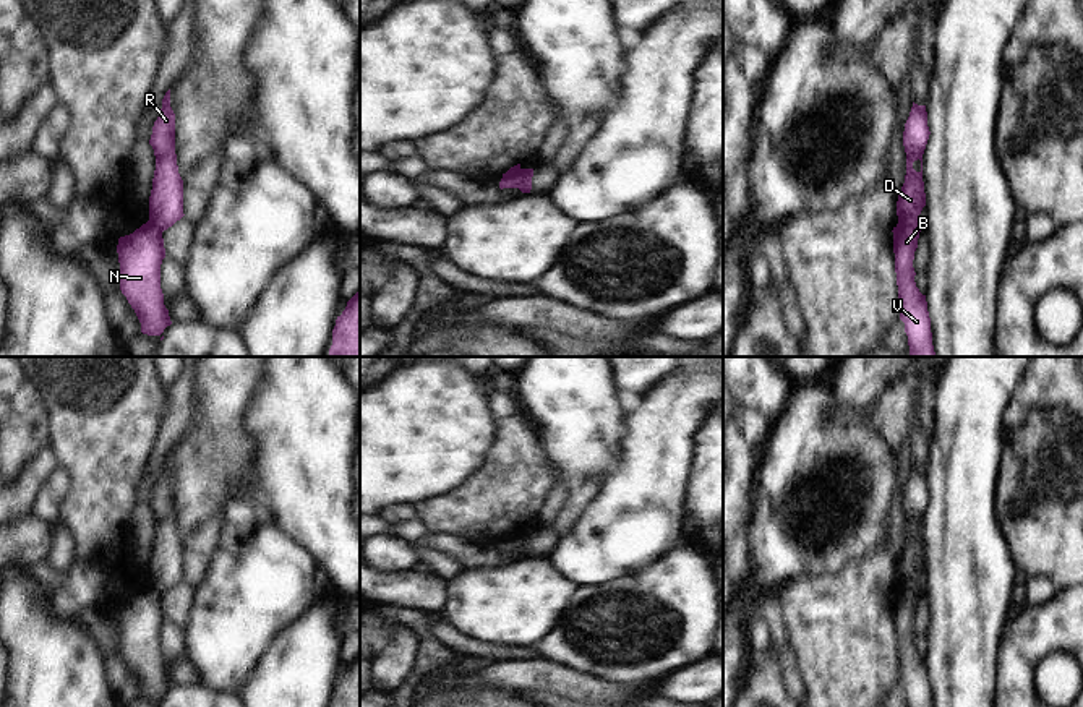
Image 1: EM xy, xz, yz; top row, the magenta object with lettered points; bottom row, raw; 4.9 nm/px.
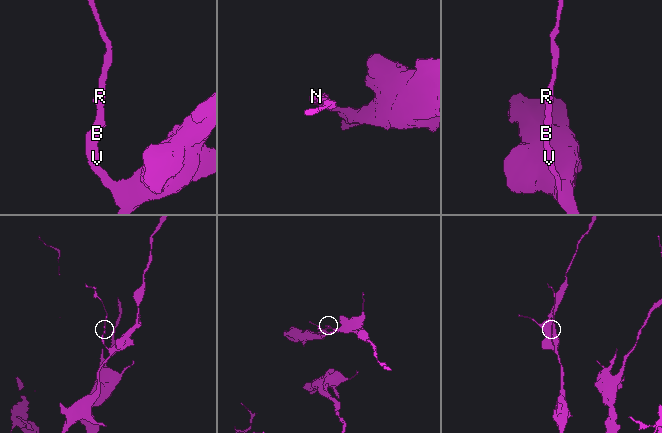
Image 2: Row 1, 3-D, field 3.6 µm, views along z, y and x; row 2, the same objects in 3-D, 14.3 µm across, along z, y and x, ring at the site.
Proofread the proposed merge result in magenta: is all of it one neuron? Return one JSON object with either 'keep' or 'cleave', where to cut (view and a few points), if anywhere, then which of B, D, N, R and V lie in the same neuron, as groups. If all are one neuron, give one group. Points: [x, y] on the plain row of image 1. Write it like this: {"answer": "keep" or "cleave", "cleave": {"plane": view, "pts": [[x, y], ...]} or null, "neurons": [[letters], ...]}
{"answer": "cleave", "cleave": {"plane": "yz", "pts": [[897, 589], [918, 592]]}, "neurons": [["B", "N", "V"], ["D", "R"]]}

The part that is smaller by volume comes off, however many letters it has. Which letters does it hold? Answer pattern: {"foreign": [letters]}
{"foreign": ["D", "R"]}

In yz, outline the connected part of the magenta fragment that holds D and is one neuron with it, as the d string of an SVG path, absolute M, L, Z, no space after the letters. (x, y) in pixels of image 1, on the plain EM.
M913 465L910 480L905 486L903 509L906 516L906 538L897 564L897 590L919 592L919 577L926 569L922 545L922 517L929 503L926 469Z

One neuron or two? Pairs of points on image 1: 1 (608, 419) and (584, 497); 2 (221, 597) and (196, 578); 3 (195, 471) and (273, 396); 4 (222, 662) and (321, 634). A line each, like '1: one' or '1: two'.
1: two
2: two
3: two
4: two

